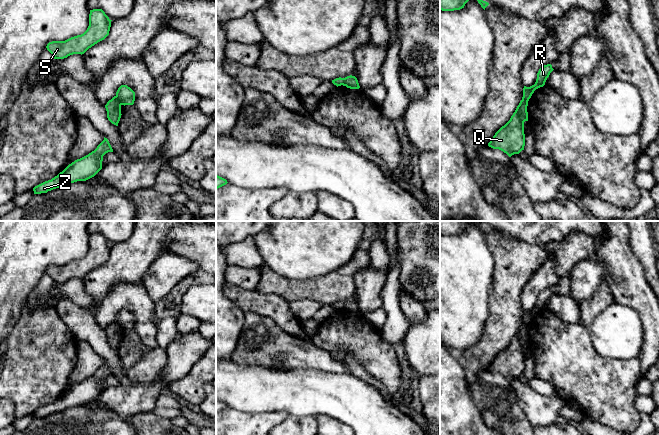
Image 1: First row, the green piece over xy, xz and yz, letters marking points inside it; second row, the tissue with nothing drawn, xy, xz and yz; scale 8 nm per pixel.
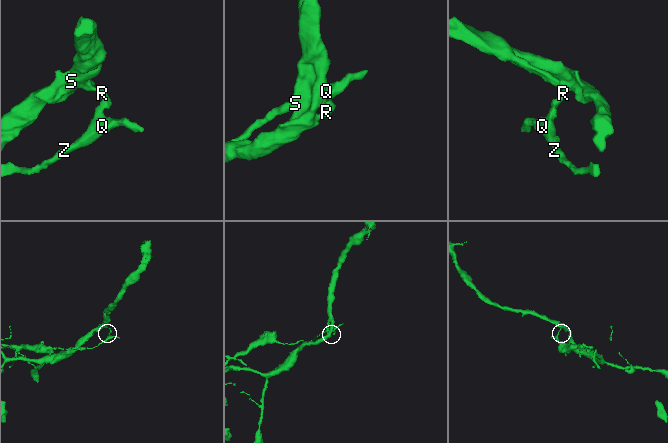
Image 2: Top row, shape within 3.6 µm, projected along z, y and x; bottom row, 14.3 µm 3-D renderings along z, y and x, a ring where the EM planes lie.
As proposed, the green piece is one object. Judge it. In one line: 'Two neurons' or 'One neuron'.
Two neurons

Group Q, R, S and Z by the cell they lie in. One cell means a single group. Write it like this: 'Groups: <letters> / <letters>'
Groups: Q Z / R S

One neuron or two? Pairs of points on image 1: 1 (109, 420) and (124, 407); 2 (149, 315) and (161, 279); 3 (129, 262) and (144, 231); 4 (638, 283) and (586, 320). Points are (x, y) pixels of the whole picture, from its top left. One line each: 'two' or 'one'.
1: two
2: two
3: one
4: two

